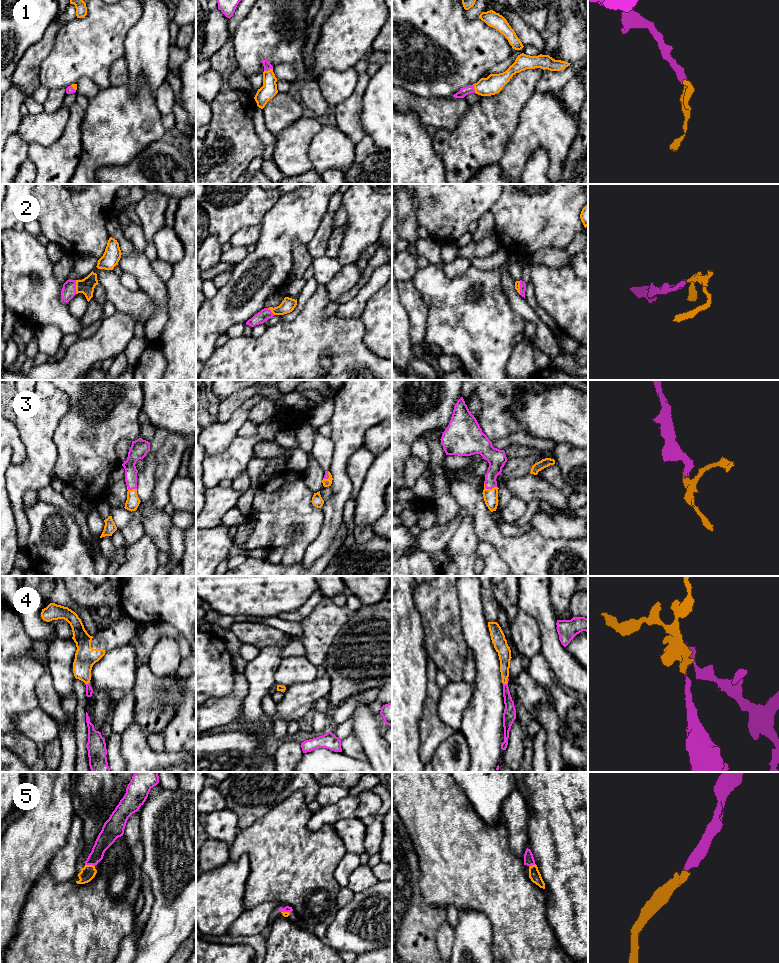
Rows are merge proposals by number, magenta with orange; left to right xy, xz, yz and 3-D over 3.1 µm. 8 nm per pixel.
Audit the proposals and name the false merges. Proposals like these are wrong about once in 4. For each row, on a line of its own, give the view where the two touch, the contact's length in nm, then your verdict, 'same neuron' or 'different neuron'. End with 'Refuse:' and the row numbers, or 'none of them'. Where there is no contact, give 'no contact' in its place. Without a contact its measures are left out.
1: meets magenta in xz; contact 80 nm long; same neuron
2: meets magenta in xy; contact 110 nm long; same neuron
3: meets magenta in yz; contact 110 nm long; same neuron
4: meets magenta in yz; contact 70 nm long; same neuron
5: meets magenta in xy; contact 80 nm long; same neuron
Refuse: none of them

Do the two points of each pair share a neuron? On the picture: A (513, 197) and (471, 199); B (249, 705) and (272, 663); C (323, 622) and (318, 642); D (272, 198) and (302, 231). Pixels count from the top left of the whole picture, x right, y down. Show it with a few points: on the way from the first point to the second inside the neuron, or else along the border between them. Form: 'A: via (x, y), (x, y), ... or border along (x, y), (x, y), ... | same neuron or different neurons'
A: border along (501, 194), (489, 210) | different neurons
B: via (254, 695), (259, 686), (262, 673) | same neuron
C: via (320, 627), (318, 637) | same neuron
D: border along (283, 194), (266, 213), (262, 222) | different neurons

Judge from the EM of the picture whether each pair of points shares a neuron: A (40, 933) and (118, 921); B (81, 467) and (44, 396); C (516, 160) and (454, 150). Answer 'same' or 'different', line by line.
A: same
B: different
C: different

